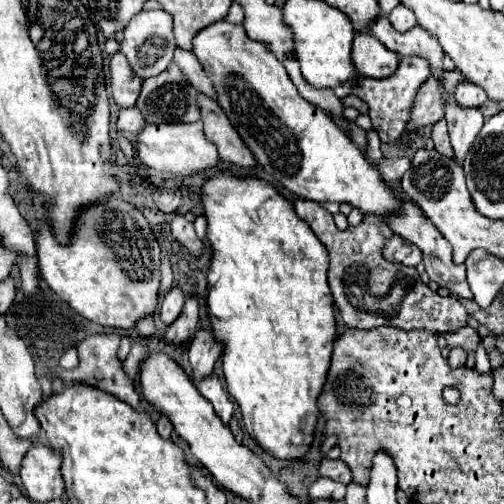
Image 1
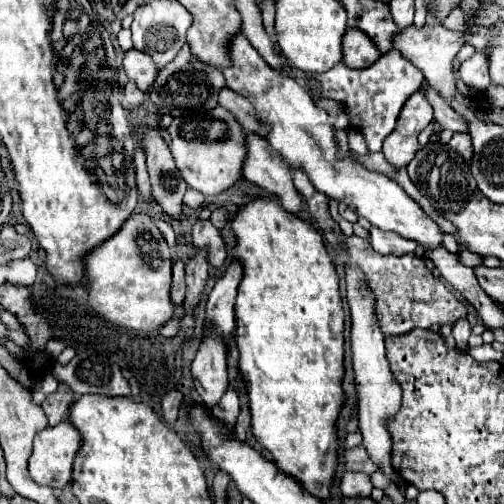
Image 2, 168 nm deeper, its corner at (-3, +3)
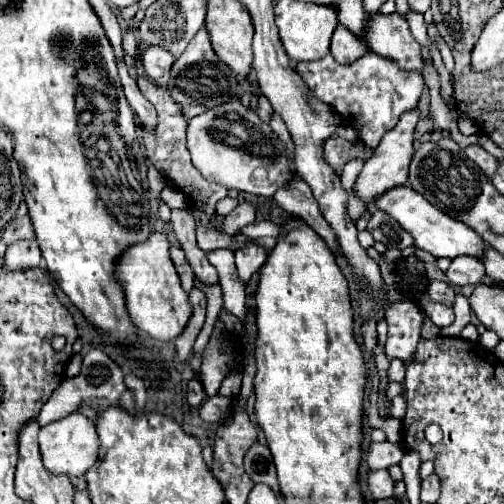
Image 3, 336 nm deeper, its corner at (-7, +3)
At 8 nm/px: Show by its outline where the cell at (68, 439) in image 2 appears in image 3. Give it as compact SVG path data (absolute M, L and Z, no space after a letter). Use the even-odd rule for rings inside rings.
M73 412L61 420L55 420L55 422L49 422L47 426L43 426L39 430L39 446L41 446L43 464L51 474L81 476L99 458L99 438L97 438L95 424L81 412Z

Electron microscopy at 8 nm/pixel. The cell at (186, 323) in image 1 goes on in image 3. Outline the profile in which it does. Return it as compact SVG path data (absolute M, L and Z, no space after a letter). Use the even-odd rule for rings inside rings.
M245 200L239 202L237 208L225 216L225 222L223 222L221 230L227 236L233 236L241 226L247 226L247 224L255 222L255 212L257 210L255 210L255 206L251 202L245 202Z

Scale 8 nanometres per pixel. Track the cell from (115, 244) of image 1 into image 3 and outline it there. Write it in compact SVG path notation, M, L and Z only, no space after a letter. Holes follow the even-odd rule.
M153 232L147 242L127 248L127 252L115 264L115 274L125 290L127 312L141 332L163 342L169 342L183 332L191 318L191 304L169 258L169 242L165 234Z

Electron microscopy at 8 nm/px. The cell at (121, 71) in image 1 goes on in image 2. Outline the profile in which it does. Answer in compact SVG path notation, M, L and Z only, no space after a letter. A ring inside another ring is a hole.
M131 48L129 52L125 52L123 70L125 70L127 78L133 80L137 84L137 88L143 90L143 92L153 84L155 74L157 74L157 68L151 62L151 58L145 52L139 52L135 48Z

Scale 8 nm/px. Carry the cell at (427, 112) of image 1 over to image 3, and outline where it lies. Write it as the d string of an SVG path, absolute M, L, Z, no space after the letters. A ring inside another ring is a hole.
M411 110L411 112L403 114L399 118L399 122L395 124L395 128L391 128L391 132L387 132L387 136L383 136L379 146L373 150L371 158L365 162L365 166L359 172L359 176L355 180L355 186L353 186L355 196L365 206L371 204L371 200L375 200L375 196L381 196L385 190L407 184L407 172L409 172L411 156L413 156L413 130L415 130L417 122L419 122L419 112L417 110Z

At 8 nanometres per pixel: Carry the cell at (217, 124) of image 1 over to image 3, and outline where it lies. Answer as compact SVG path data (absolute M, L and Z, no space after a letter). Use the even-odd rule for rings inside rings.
M301 178L297 180L291 180L287 186L279 188L275 192L275 202L291 216L303 220L305 224L309 224L323 240L325 244L329 246L329 250L337 256L343 256L341 248L339 248L339 242L335 240L335 232L331 230L331 226L325 222L319 206L317 206L317 200L313 198L313 192L311 188L307 186L307 182L303 182Z

